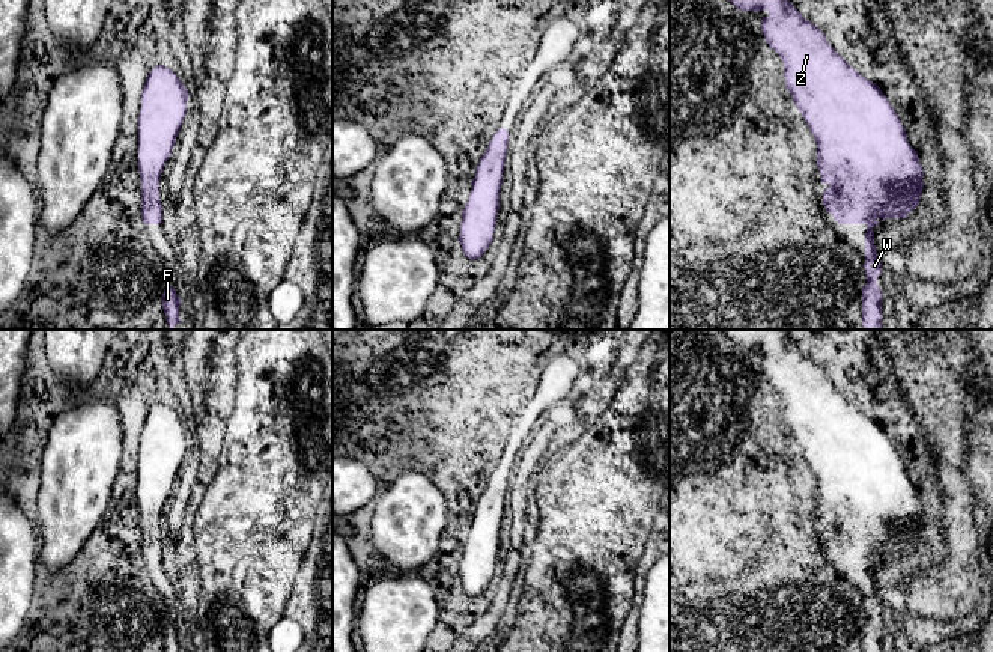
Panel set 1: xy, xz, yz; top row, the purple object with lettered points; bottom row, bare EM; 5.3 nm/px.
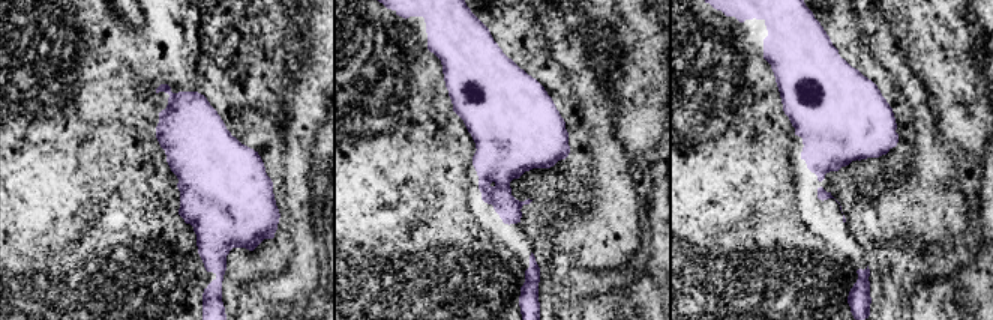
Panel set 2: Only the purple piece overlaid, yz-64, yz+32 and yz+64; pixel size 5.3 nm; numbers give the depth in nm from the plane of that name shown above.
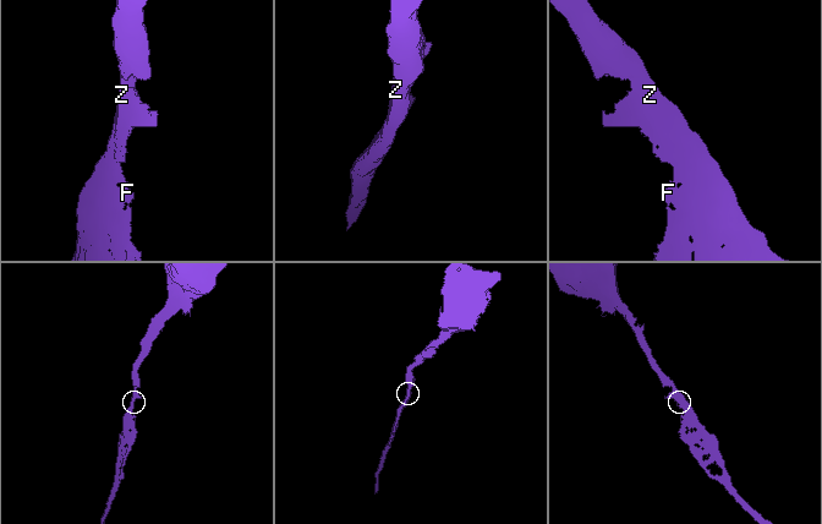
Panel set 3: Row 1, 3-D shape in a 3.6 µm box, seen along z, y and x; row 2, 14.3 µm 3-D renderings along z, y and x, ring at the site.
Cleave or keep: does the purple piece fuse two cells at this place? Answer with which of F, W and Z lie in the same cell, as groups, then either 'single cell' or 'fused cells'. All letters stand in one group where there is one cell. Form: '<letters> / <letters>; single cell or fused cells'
F W Z; single cell

